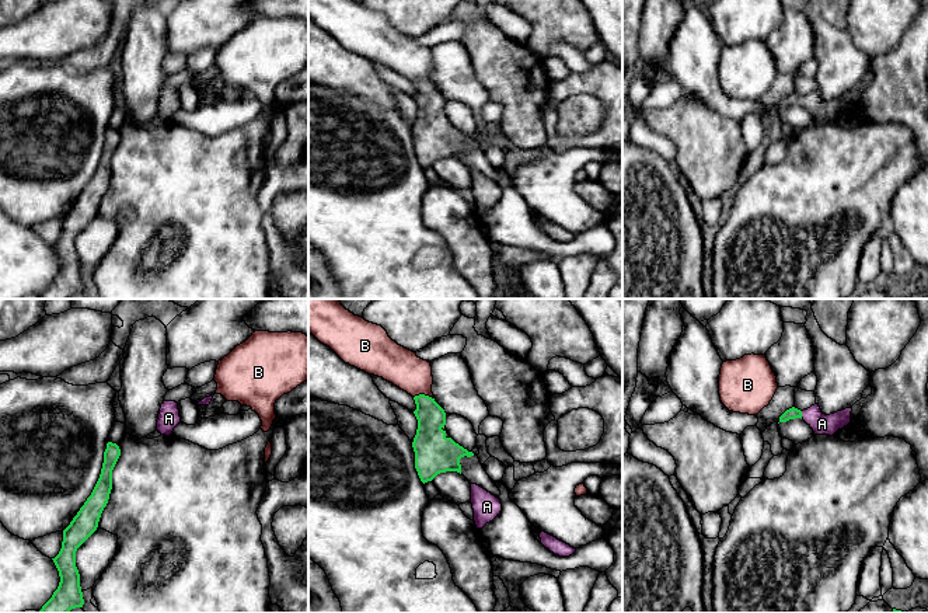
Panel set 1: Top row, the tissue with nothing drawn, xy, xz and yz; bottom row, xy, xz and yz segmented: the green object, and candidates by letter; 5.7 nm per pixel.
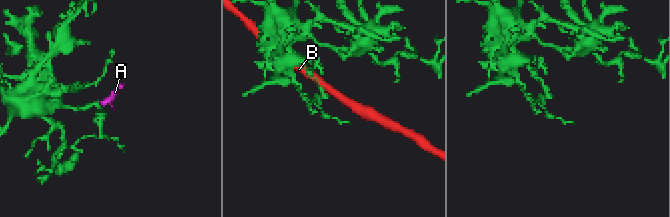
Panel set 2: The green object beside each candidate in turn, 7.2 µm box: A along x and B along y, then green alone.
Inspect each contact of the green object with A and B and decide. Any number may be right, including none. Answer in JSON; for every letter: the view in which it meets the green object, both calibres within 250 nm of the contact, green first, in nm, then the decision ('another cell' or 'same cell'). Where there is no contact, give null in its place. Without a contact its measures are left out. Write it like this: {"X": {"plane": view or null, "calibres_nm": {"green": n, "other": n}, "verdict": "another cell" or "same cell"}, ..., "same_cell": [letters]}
{"A": {"plane": "yz", "calibres_nm": {"green": 70, "other": 120}, "verdict": "same cell"}, "B": {"plane": "xz", "calibres_nm": {"green": 160, "other": 220}, "verdict": "another cell"}, "same_cell": ["A"]}

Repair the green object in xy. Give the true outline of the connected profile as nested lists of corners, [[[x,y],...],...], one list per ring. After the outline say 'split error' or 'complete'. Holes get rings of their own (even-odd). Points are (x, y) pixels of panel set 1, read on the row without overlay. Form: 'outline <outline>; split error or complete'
outline [[[108,128],[104,137],[101,160],[91,181],[63,216],[62,234],[52,244],[59,257],[60,268],[39,299],[69,299],[71,295],[83,293],[84,285],[80,272],[80,260],[76,252],[76,237],[98,213],[101,199],[109,185],[112,156],[119,142],[119,132]]]; complete

